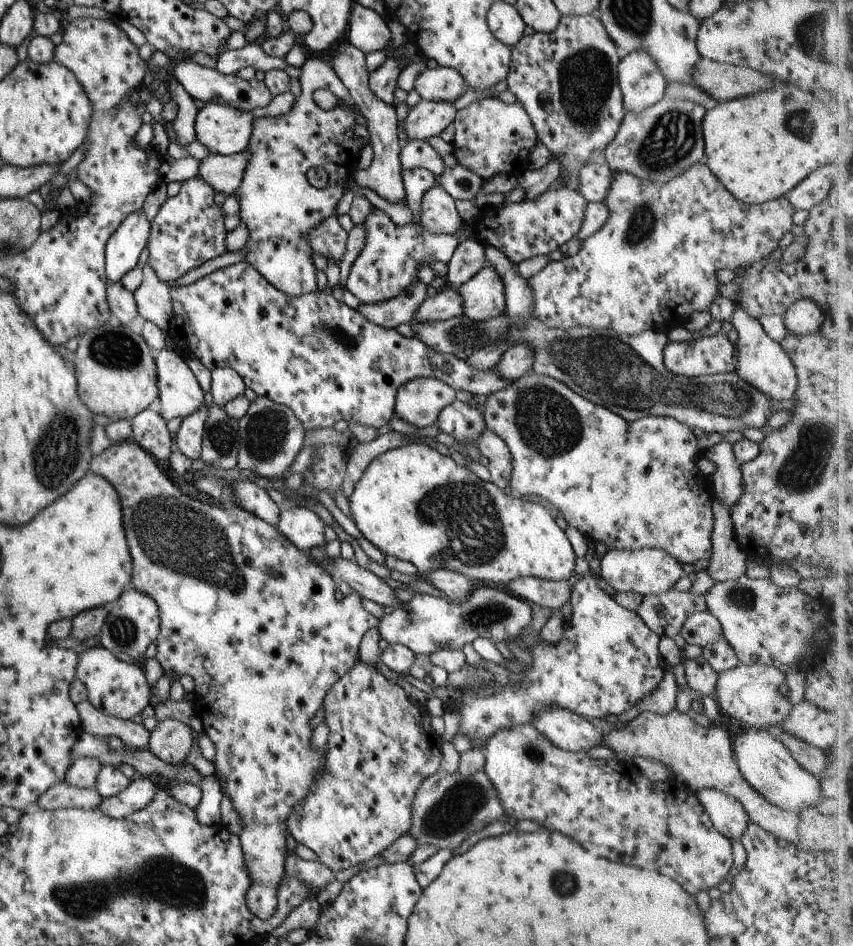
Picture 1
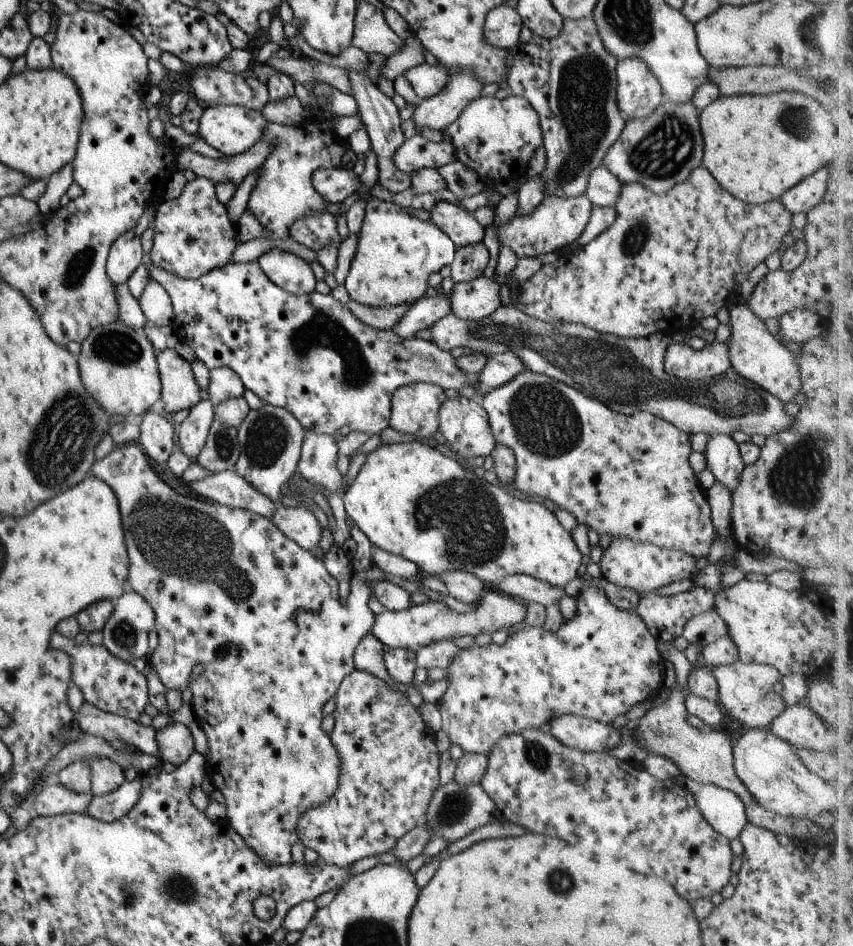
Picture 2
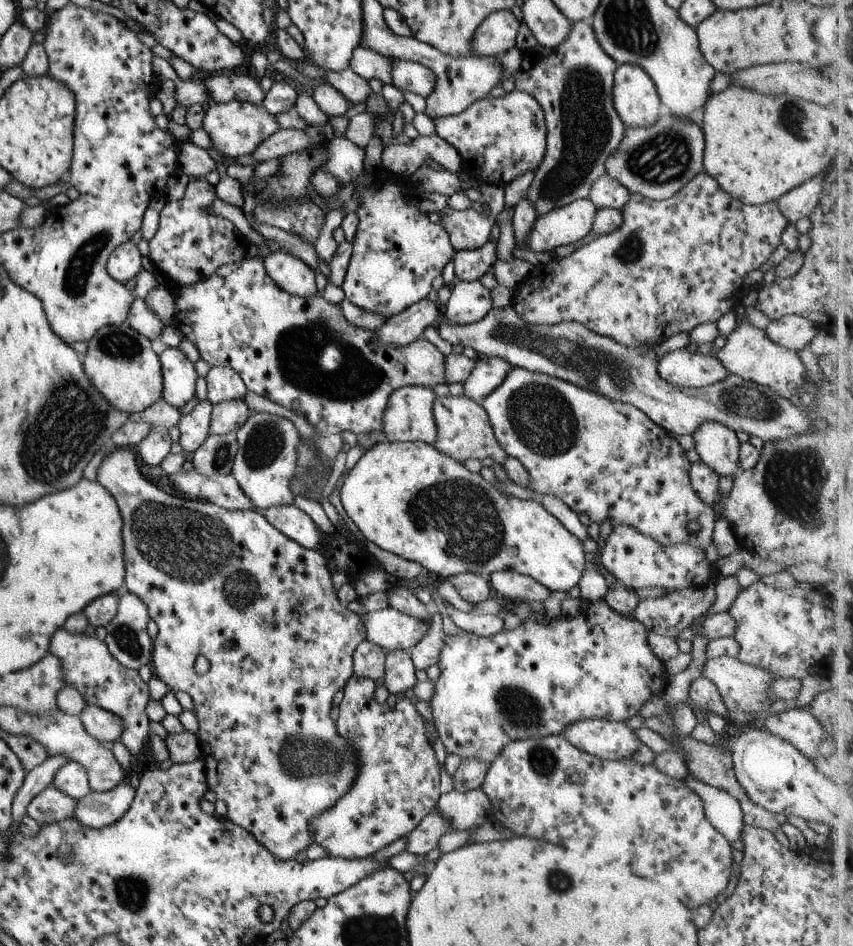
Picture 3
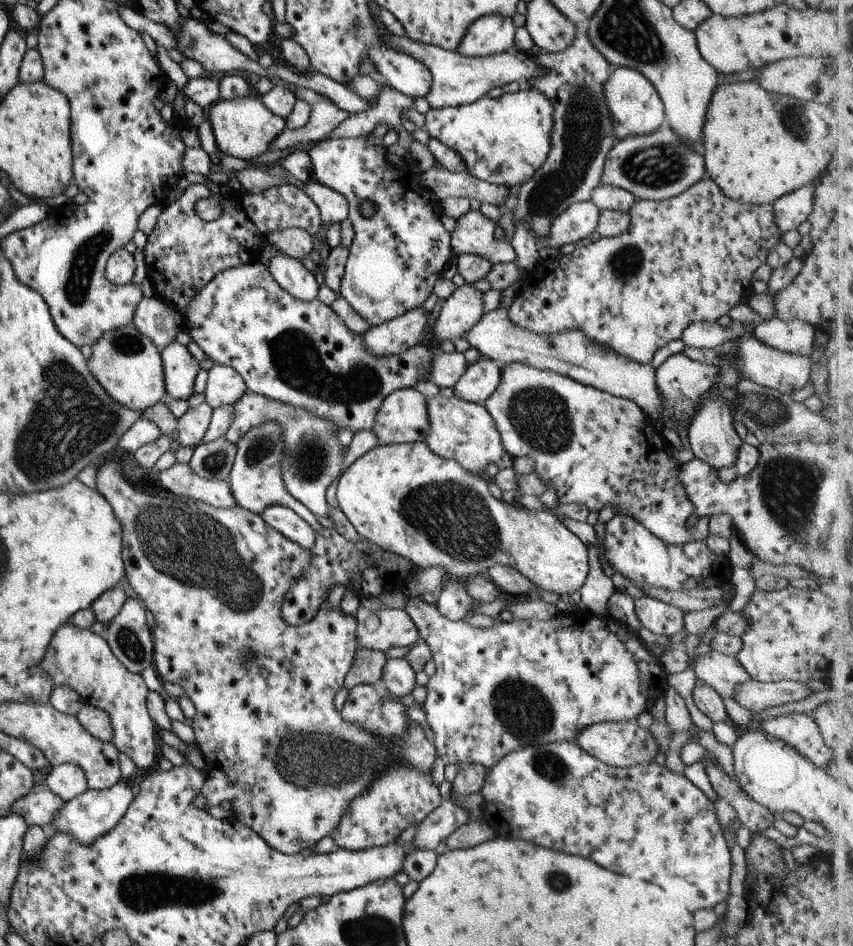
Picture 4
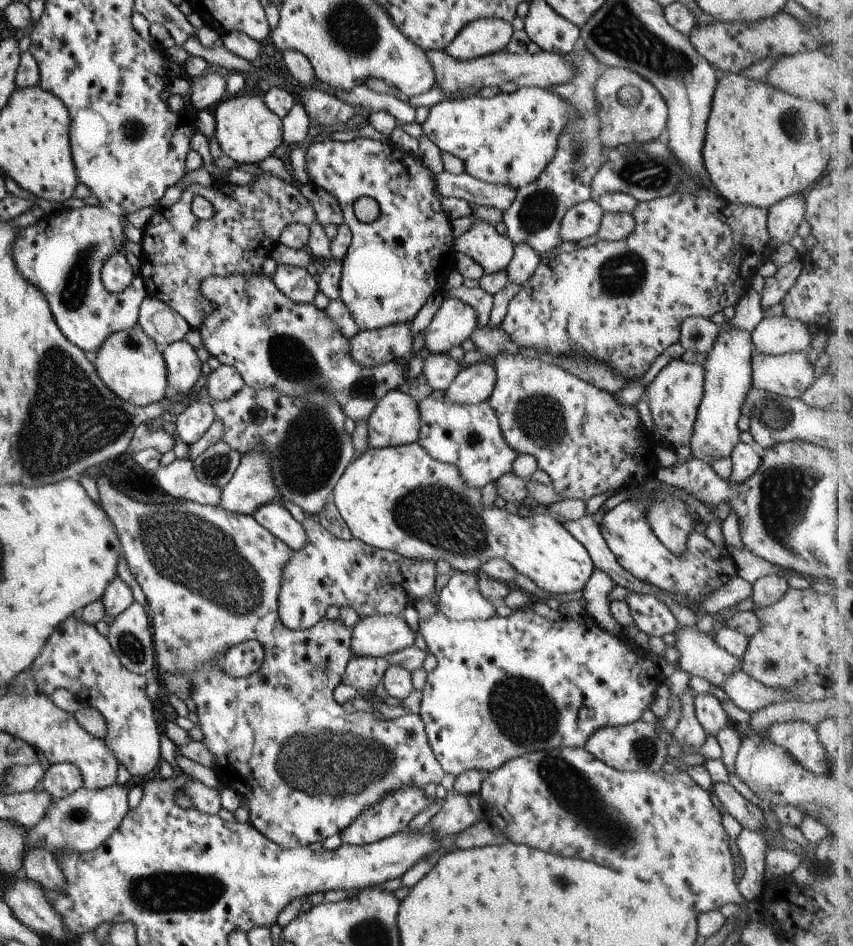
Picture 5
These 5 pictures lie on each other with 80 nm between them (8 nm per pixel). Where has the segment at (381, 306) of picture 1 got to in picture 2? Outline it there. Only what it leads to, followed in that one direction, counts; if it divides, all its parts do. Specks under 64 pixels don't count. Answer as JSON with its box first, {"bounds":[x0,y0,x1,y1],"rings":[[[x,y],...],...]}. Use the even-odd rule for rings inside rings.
{"bounds":[345,301,413,330],"rings":[[[349,301],[345,306],[351,314],[363,324],[377,330],[391,329],[413,304],[409,301],[390,307],[368,307],[355,301]]]}

